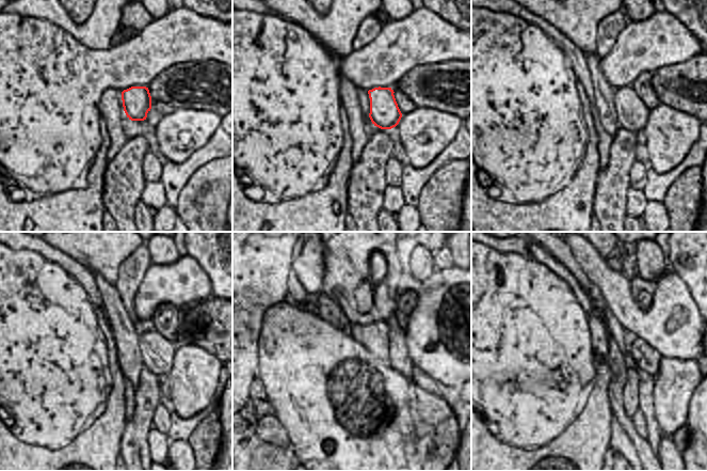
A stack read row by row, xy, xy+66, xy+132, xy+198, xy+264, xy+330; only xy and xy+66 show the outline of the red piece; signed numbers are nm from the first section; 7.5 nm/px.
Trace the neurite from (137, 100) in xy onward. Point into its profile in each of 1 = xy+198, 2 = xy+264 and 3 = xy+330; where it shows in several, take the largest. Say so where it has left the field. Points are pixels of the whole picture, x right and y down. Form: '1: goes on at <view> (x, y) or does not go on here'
1: goes on at xy+198 (159, 354)
2: goes on at xy+264 (400, 360)
3: goes on at xy+330 (644, 356)

